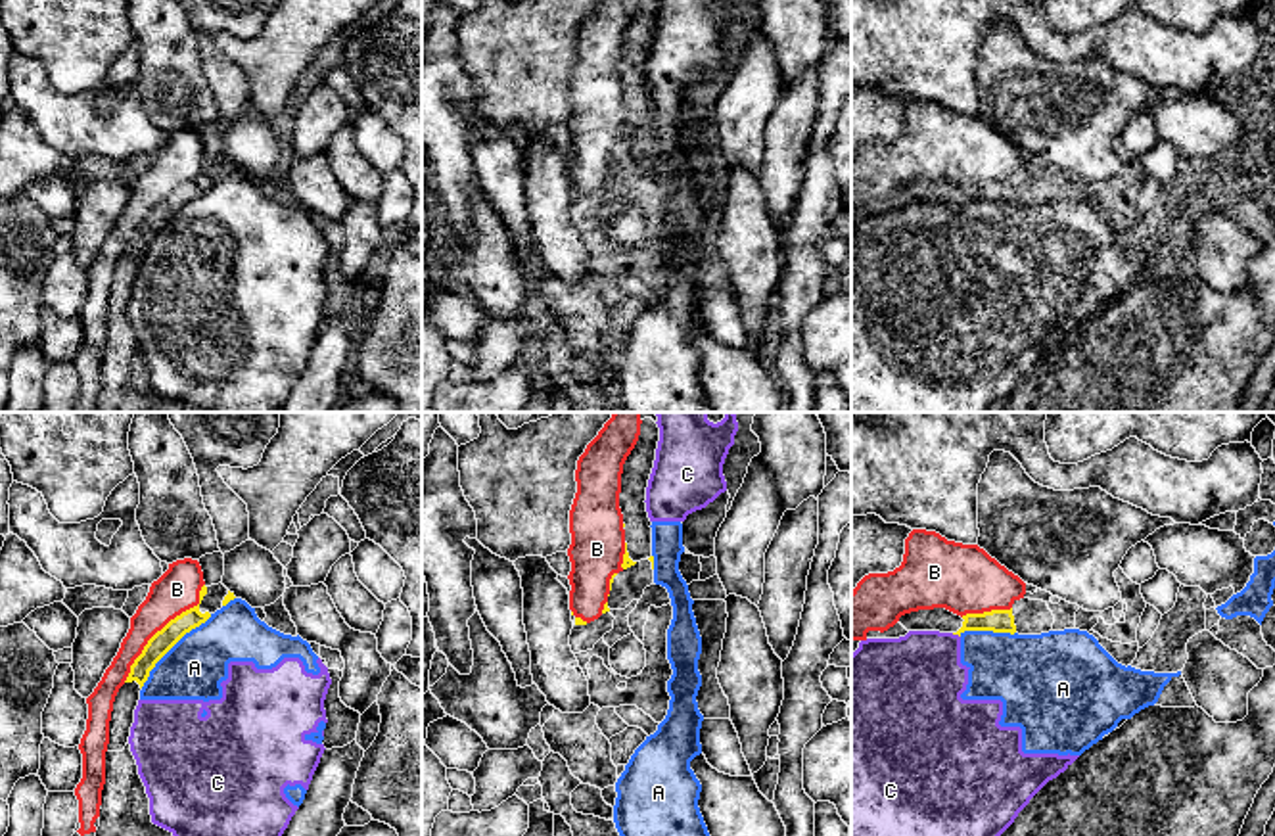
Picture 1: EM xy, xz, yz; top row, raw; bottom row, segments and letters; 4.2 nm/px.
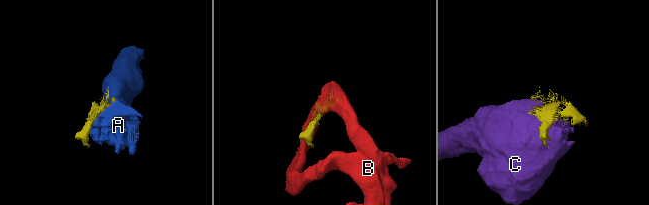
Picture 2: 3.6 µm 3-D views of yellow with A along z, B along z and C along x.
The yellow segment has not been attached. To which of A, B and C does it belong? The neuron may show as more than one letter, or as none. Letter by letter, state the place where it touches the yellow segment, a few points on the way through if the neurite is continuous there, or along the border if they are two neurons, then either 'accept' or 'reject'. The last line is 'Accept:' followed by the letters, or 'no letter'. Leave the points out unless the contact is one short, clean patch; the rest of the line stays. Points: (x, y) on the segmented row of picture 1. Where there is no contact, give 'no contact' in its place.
A: xy (171, 647) | reject
B: xy (163, 627) | accept
C: yz (955, 633) | reject
Accept: B

